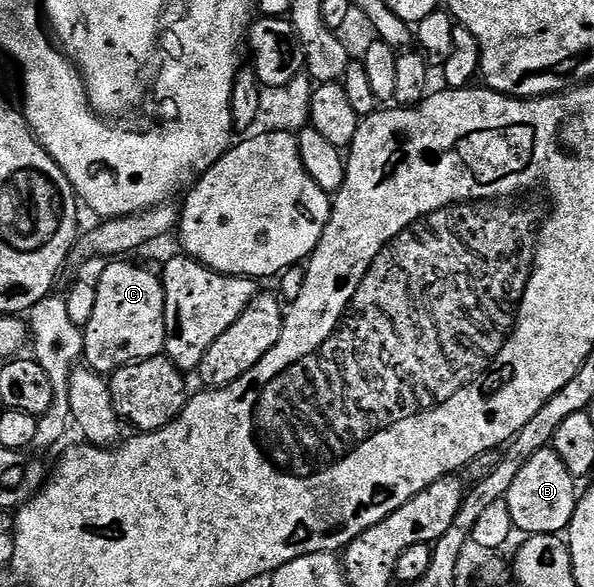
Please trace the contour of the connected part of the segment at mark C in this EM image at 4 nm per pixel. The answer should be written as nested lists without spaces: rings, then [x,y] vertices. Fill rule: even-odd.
[[[112,260],[107,263],[108,266],[100,274],[100,279],[95,279],[96,299],[94,300],[94,313],[91,314],[90,320],[84,327],[84,356],[83,361],[86,363],[87,369],[95,370],[101,376],[110,376],[114,371],[120,370],[124,366],[129,366],[132,362],[141,362],[147,358],[157,357],[163,351],[164,337],[166,336],[166,328],[164,327],[164,283],[159,277],[156,278],[148,270],[143,270],[140,266],[131,266],[128,260]]]

